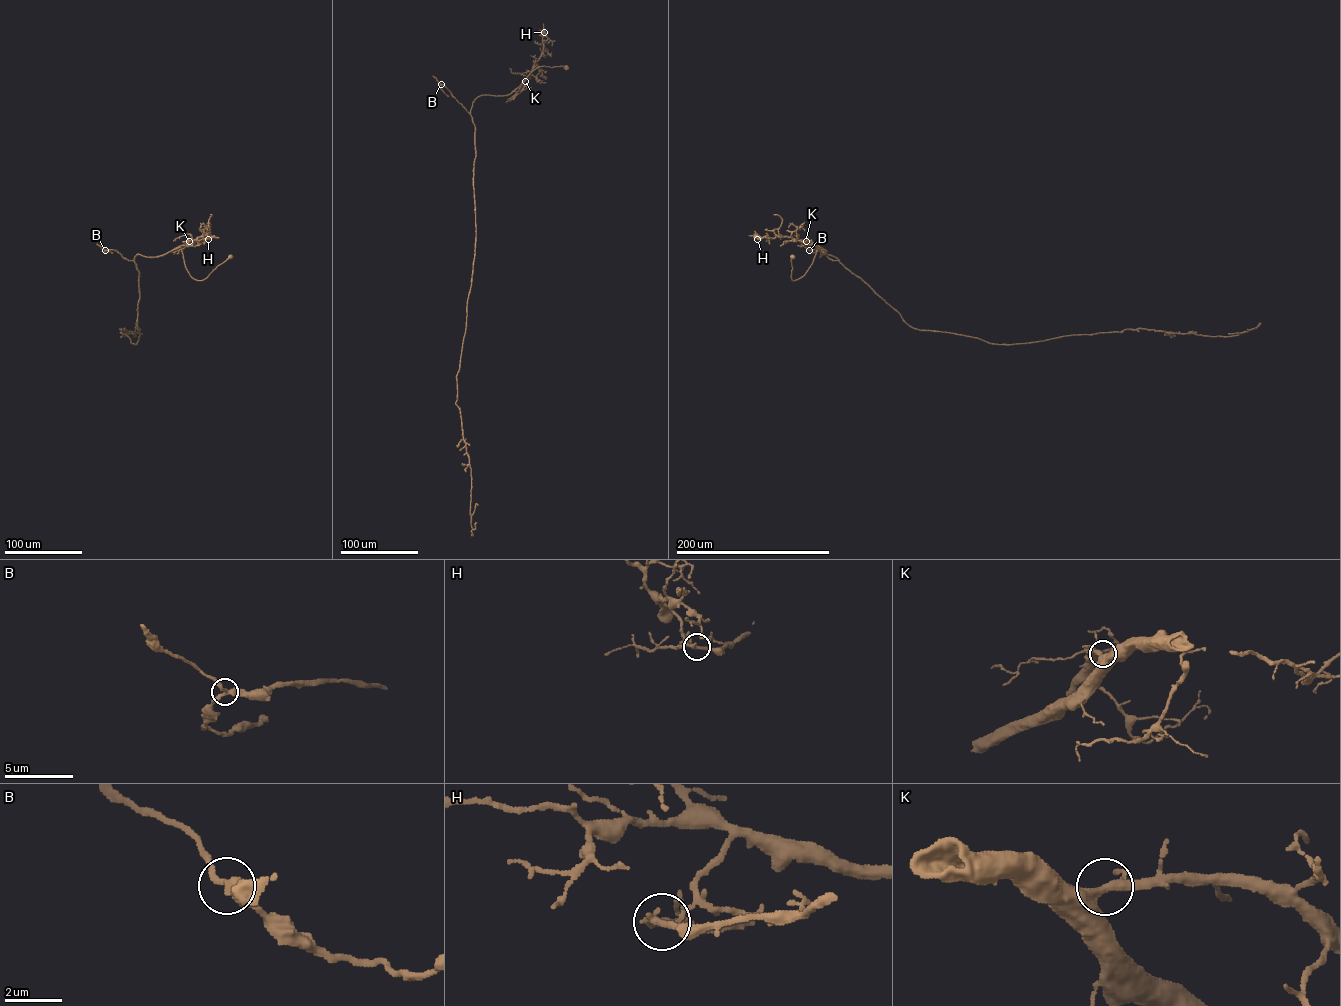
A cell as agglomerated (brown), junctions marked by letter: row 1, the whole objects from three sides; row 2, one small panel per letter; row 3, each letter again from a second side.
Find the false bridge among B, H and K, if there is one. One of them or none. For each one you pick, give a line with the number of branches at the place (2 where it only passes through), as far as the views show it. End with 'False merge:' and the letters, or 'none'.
H: Branches: 3
False merge: H

